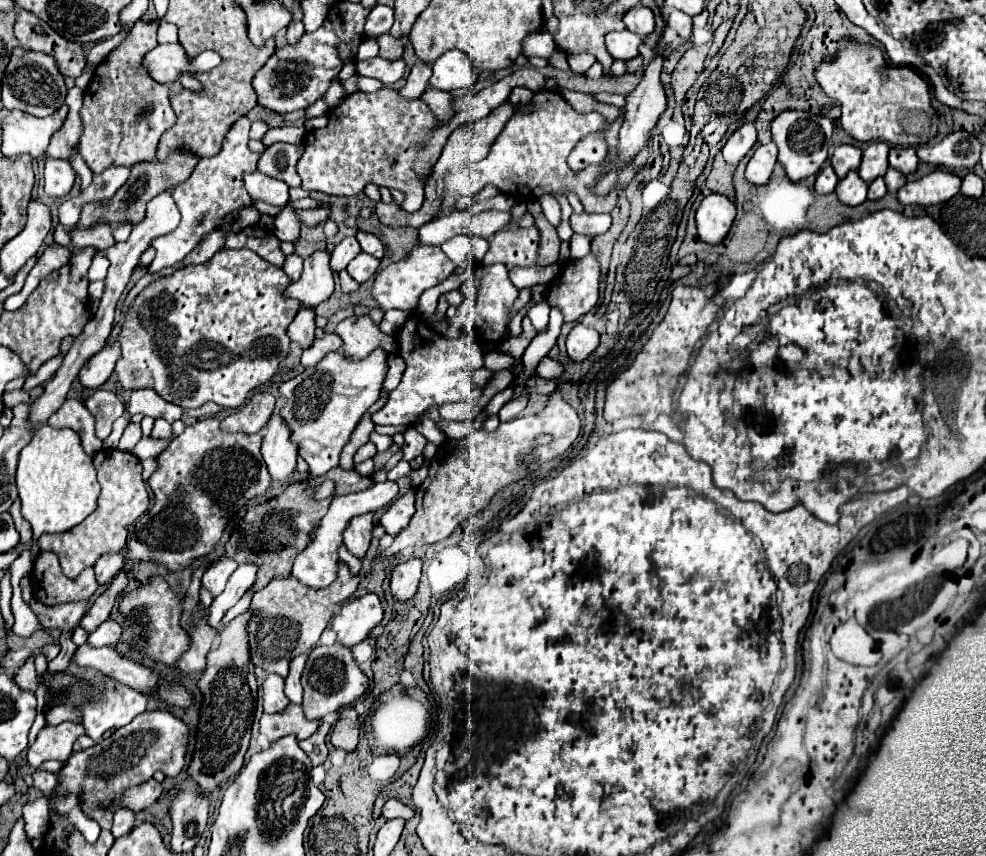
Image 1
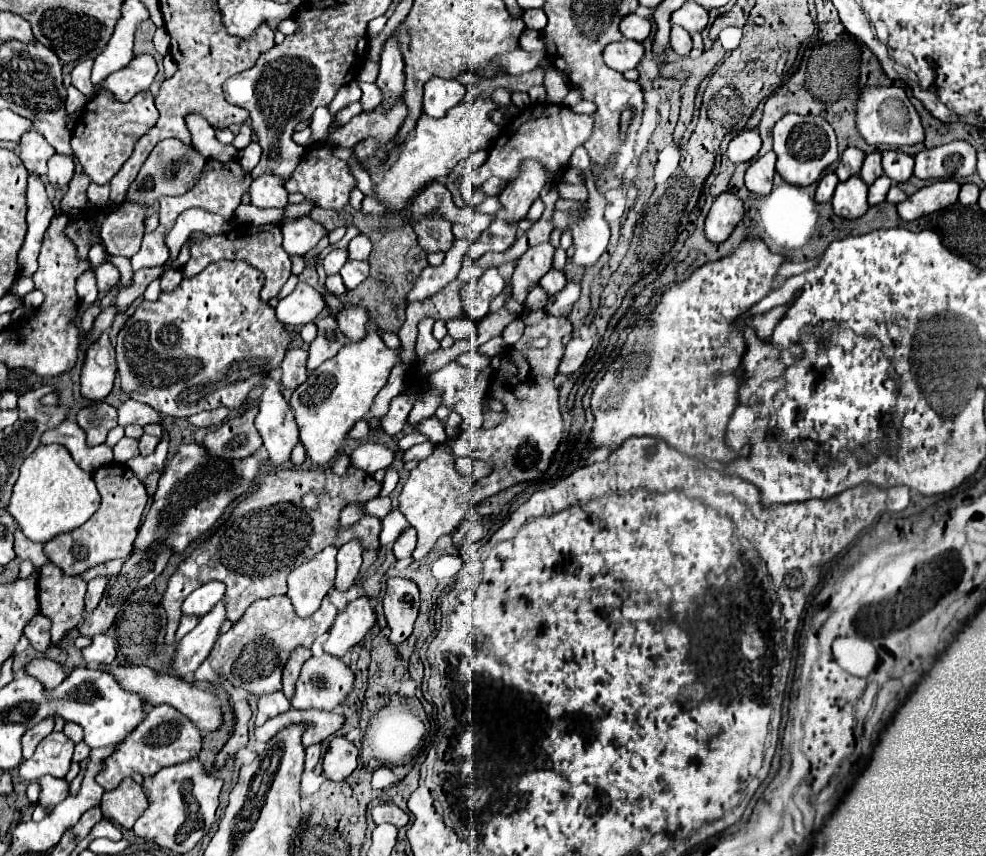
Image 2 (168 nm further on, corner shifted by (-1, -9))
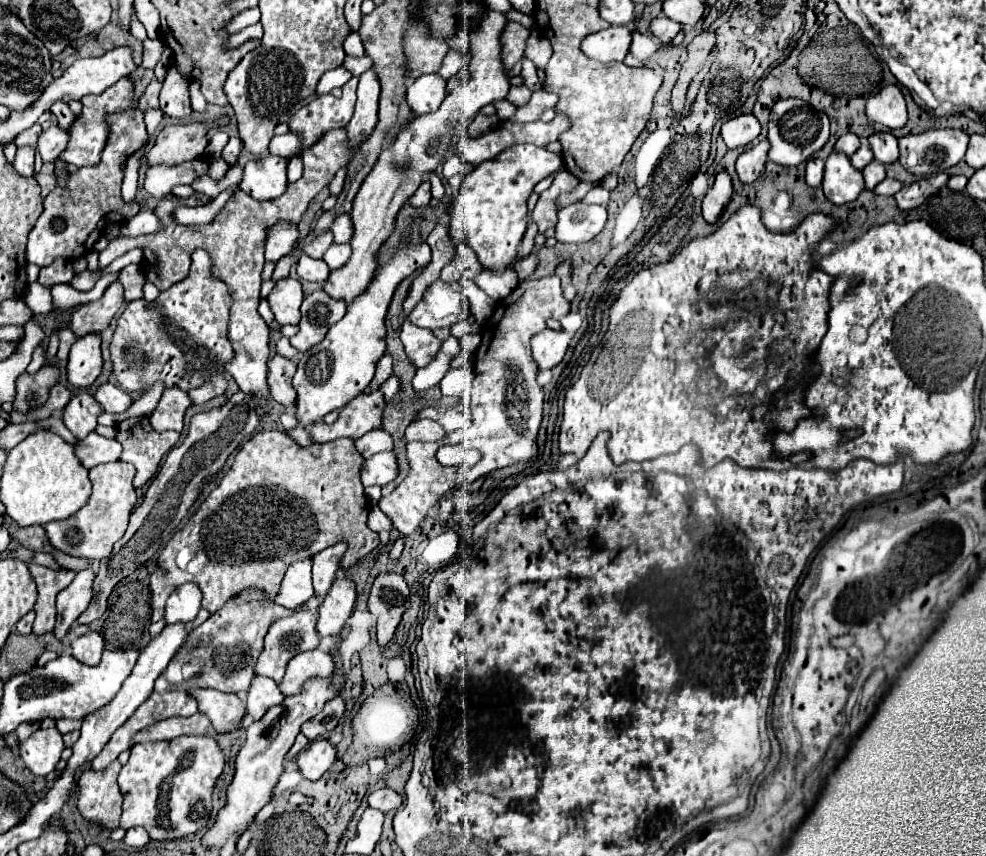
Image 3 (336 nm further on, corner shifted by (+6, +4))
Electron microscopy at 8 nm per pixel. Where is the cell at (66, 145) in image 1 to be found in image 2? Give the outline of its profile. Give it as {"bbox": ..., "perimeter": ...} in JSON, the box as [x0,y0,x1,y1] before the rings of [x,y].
{"bbox":[19,130,55,176],"perimeter":[[[31,130],[29,134],[25,134],[25,142],[21,142],[19,158],[23,160],[25,168],[31,174],[43,176],[47,172],[47,160],[53,154],[55,154],[53,146],[49,142],[45,142],[45,138],[41,138],[41,134],[37,130]]]}

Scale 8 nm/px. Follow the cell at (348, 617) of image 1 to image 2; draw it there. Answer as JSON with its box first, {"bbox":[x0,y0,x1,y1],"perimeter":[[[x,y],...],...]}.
{"bbox":[323,598,377,658],"perimeter":[[[357,598],[343,612],[337,614],[329,630],[329,640],[323,646],[325,652],[341,658],[345,652],[349,652],[365,638],[365,634],[375,626],[375,622],[377,616],[369,598]]]}

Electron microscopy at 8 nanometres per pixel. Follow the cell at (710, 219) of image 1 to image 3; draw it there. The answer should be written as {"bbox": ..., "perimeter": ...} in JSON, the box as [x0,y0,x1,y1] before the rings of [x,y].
{"bbox":[702,171,732,223],"perimeter":[[[720,171],[716,175],[714,185],[708,189],[704,201],[702,201],[702,215],[708,223],[716,223],[724,207],[730,203],[732,197],[732,181],[726,171]]]}

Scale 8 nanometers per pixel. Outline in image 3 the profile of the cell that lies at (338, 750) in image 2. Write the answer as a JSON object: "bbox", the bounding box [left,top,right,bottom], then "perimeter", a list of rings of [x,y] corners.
{"bbox":[296,739,336,781],"perimeter":[[[318,739],[296,755],[296,765],[304,779],[316,781],[330,769],[334,759],[336,759],[334,745],[328,739]]]}

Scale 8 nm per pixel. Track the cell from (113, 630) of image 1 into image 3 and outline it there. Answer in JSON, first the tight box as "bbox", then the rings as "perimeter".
{"bbox":[72,633,104,665],"perimeter":[[[86,633],[82,637],[72,639],[72,649],[74,657],[84,663],[84,665],[98,665],[102,651],[104,651],[104,639],[98,633]]]}

